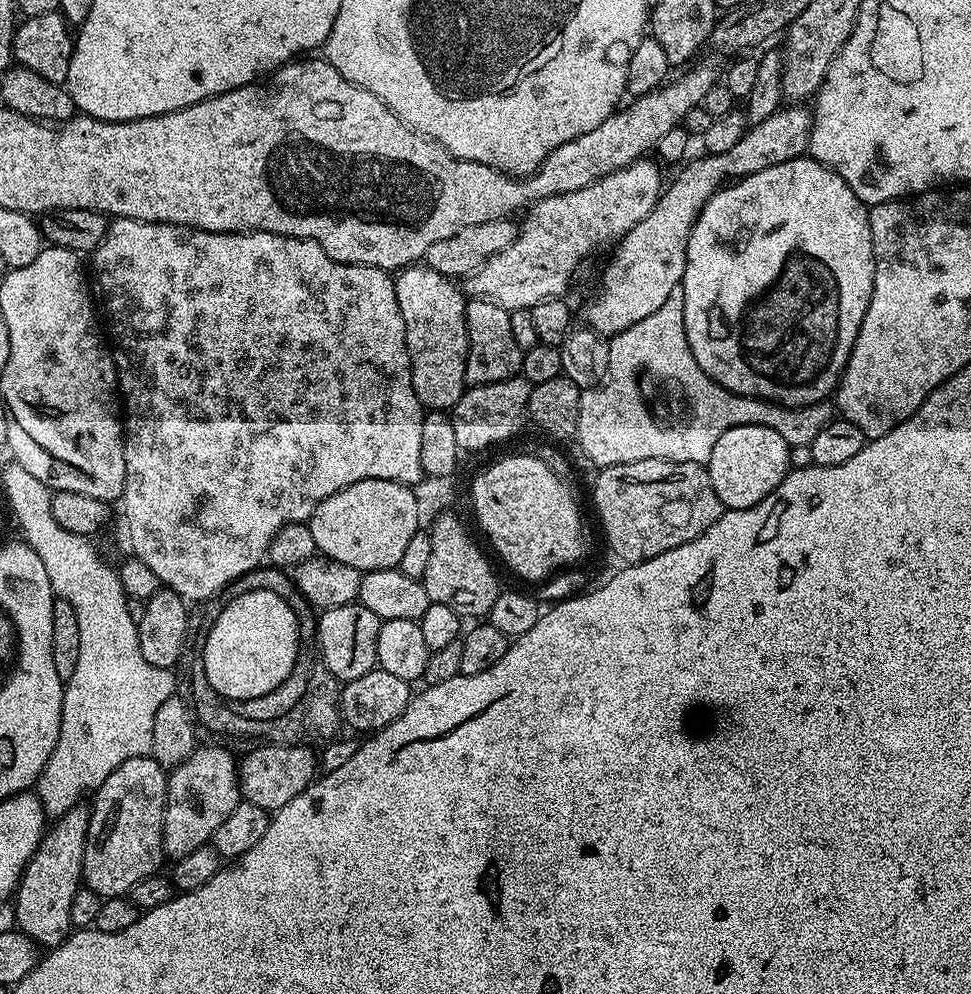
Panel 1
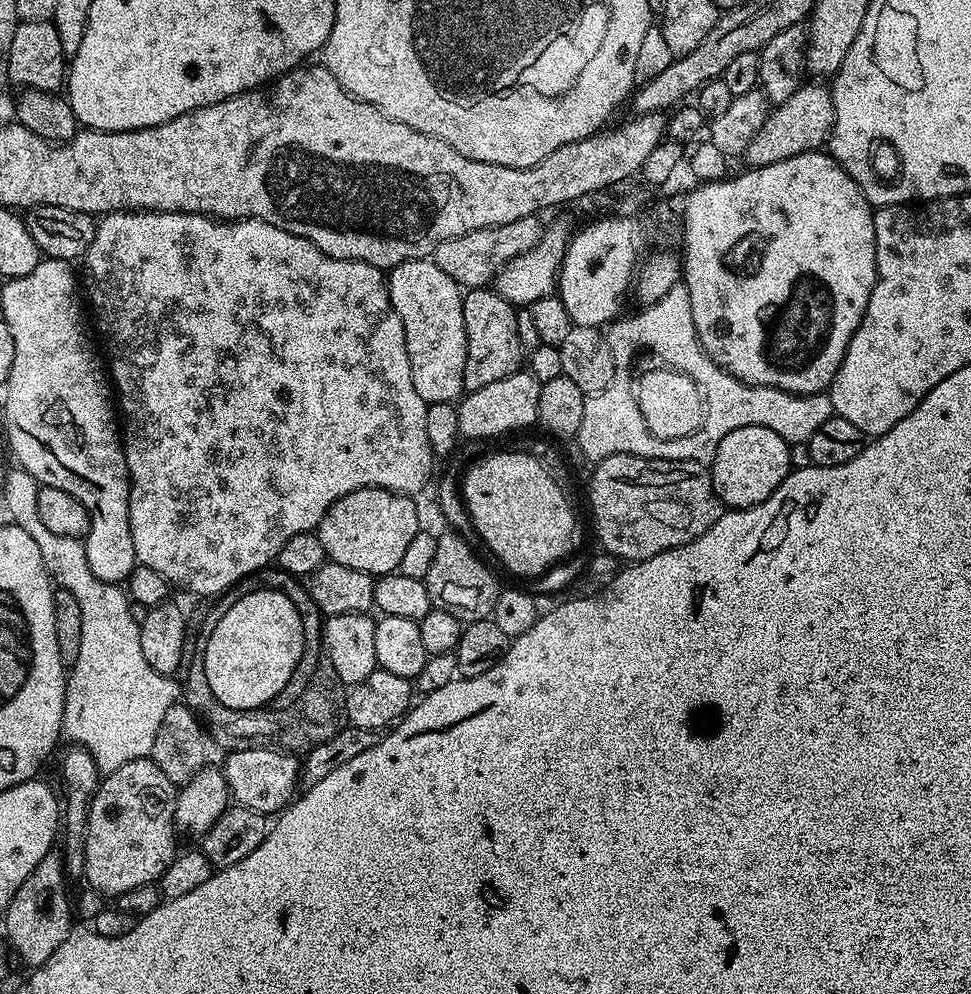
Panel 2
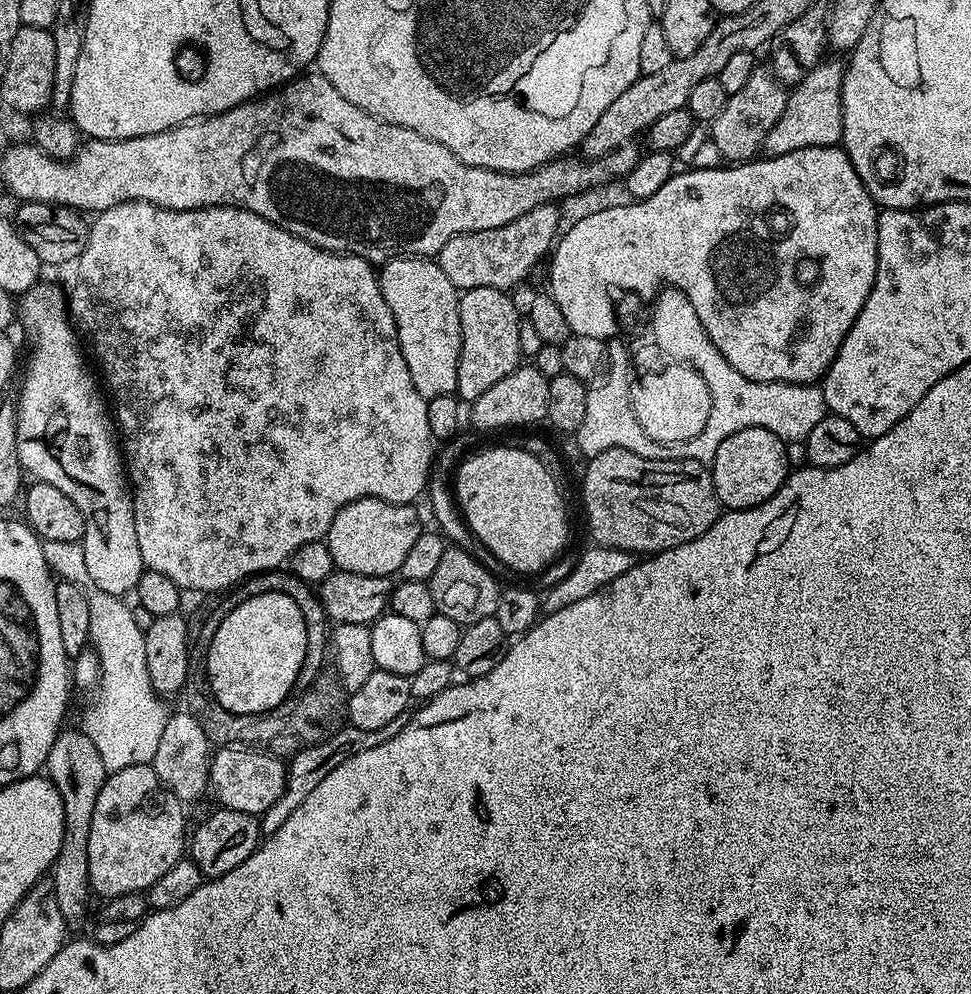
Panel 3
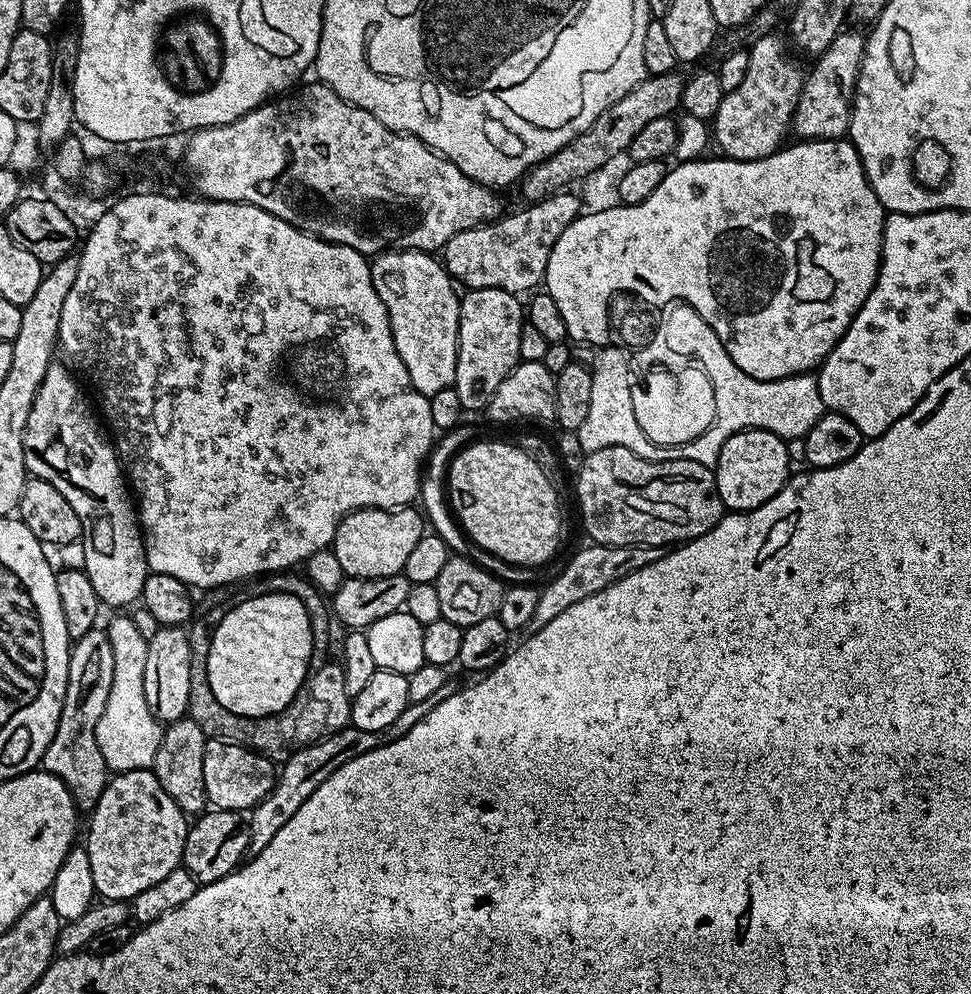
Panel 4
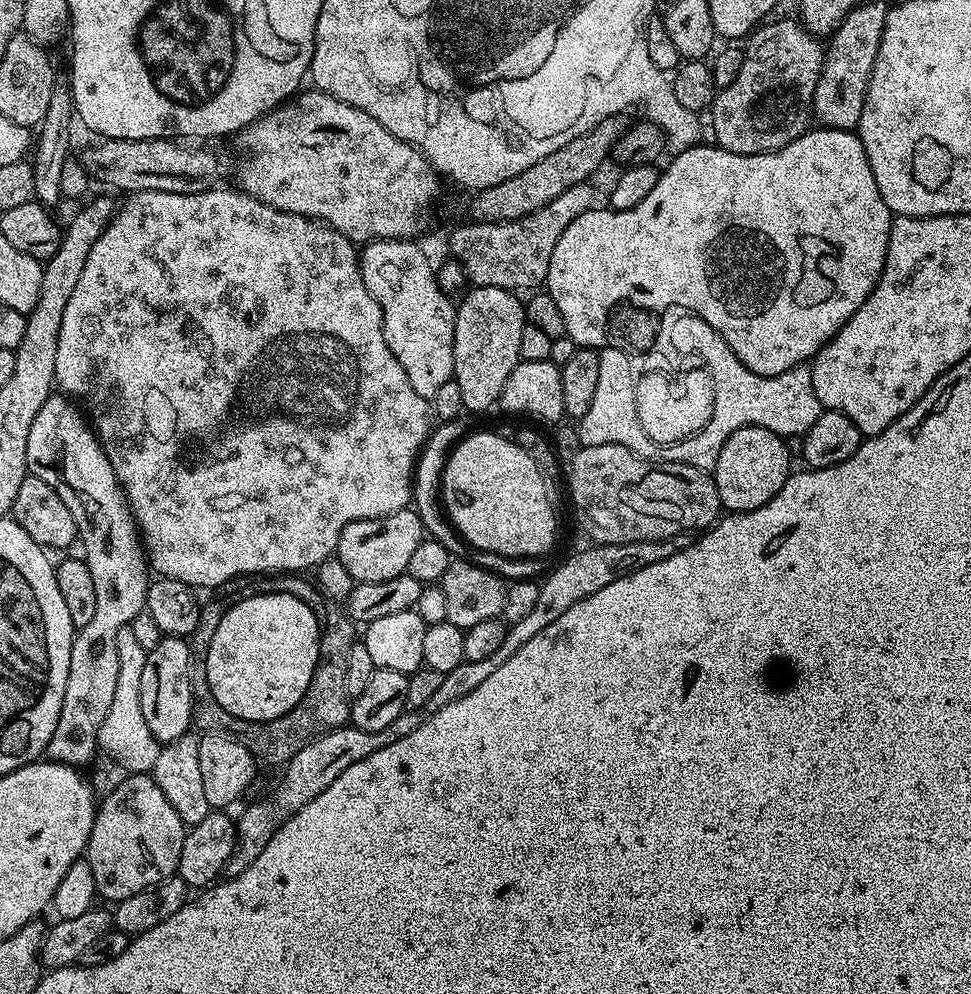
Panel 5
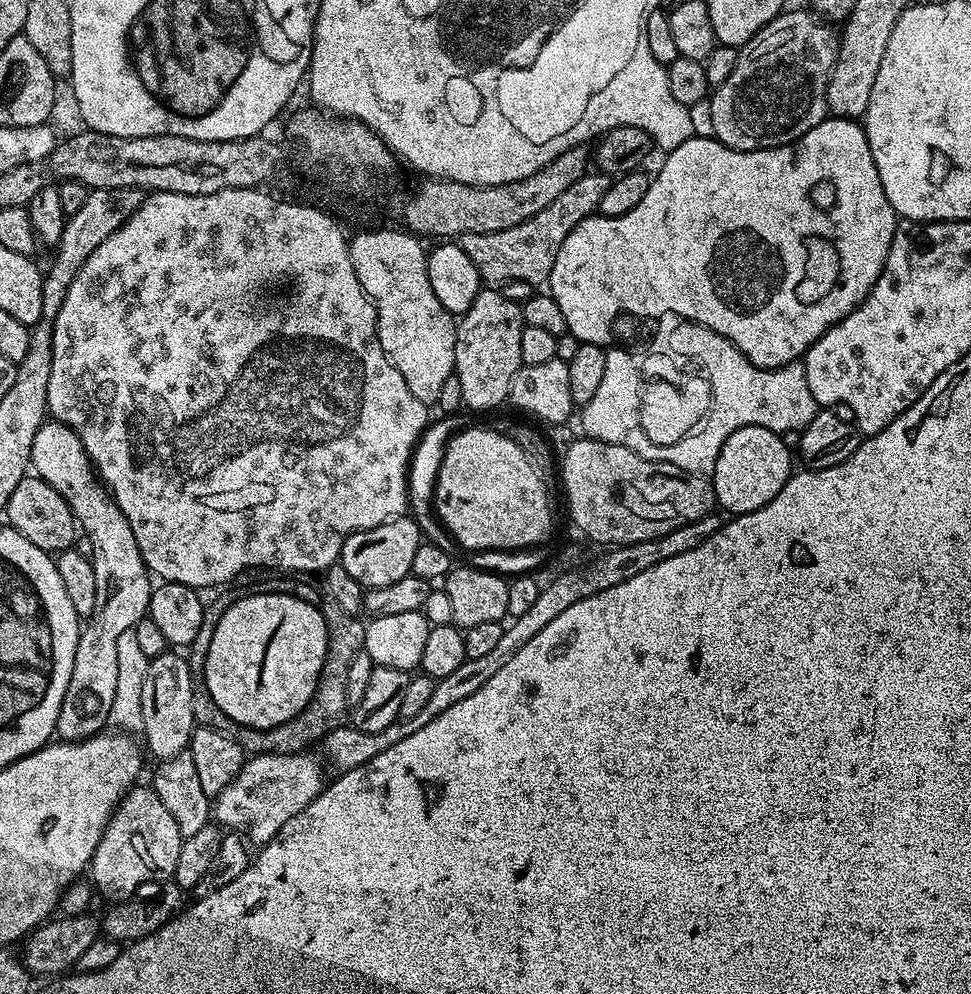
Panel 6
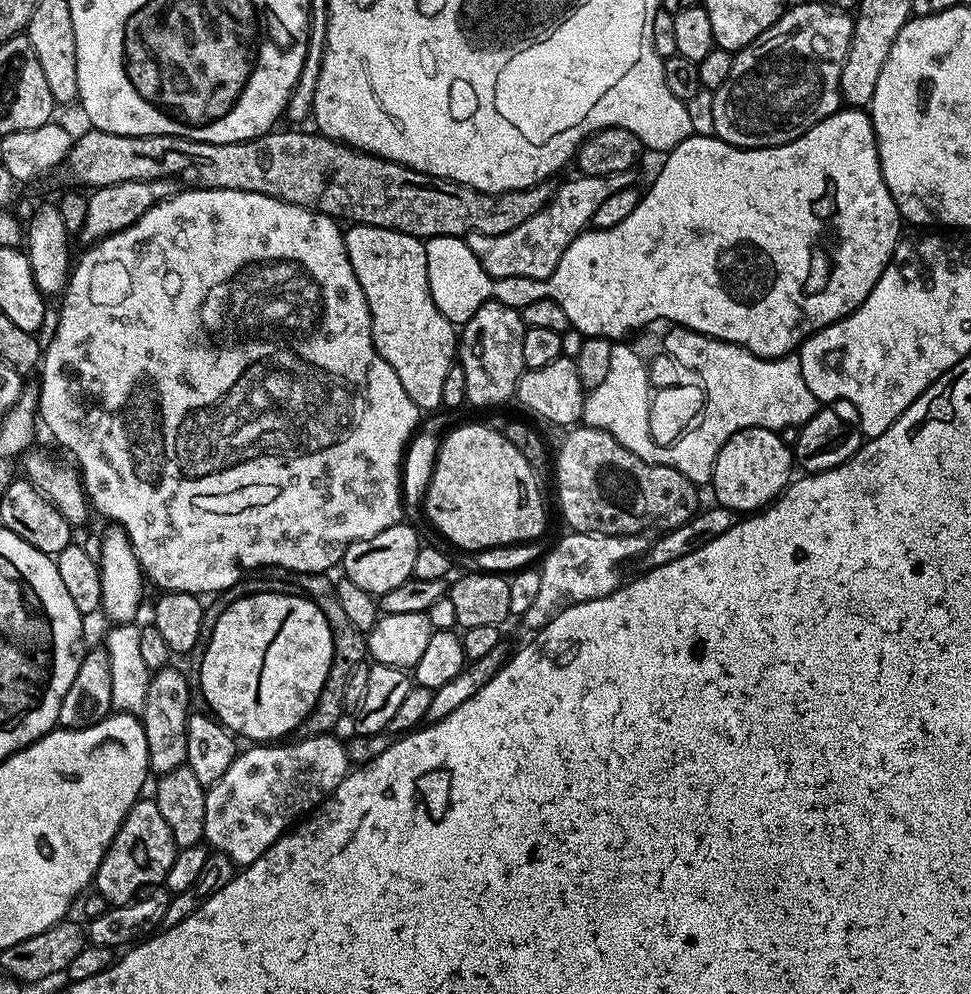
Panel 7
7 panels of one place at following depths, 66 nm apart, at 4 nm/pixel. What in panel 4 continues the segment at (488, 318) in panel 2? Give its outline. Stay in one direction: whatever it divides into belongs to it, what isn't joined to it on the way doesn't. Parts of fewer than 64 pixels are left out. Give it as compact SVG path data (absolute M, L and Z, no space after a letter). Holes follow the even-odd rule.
M474 288L460 296L460 325L458 326L458 366L455 389L465 413L483 413L494 390L520 363L518 341L526 323L526 308L514 292L497 288Z

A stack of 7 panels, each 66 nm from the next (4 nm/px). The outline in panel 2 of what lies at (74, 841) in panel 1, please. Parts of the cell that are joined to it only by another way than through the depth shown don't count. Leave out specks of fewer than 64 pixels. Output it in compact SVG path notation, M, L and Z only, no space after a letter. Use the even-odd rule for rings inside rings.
M53 850L34 866L34 874L22 882L18 894L10 902L10 906L2 914L4 920L3 935L8 941L9 949L21 960L28 964L29 969L40 968L66 942L74 931L74 904L68 901L68 888L64 885L66 873L64 862L59 851Z

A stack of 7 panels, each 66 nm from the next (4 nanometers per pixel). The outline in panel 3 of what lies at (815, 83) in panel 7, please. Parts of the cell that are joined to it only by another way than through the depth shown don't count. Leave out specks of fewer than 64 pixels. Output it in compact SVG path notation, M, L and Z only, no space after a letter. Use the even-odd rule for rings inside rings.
M757 70L738 90L738 94L729 96L722 114L711 121L710 140L716 143L716 148L725 156L728 162L747 162L757 155L764 147L766 134L774 130L774 122L782 118L782 110L786 110L788 92L785 85L781 84L771 71Z

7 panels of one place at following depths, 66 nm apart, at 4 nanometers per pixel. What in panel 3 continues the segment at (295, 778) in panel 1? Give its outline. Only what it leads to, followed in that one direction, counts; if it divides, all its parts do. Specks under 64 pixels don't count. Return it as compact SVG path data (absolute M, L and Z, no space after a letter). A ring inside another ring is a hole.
M220 746L213 751L208 765L208 783L211 795L220 799L219 803L230 810L245 812L257 818L263 816L286 786L288 769L281 757L271 752L253 750L247 746Z

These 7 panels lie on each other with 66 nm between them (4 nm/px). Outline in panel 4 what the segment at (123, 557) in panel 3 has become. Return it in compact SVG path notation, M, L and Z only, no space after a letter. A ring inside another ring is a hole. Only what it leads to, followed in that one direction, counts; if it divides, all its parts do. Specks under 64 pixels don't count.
M60 362L52 363L46 370L42 386L38 386L34 404L30 406L30 418L26 418L24 461L35 479L50 482L50 486L56 487L66 497L66 502L70 502L74 514L78 514L82 522L82 541L86 550L83 570L94 585L94 594L98 594L101 605L108 607L109 604L116 608L112 610L124 610L127 609L124 608L127 604L135 605L143 597L144 583L149 573L144 553L144 537L140 531L140 517L113 441L106 435L94 408L92 413L92 408L75 378L77 379Z

